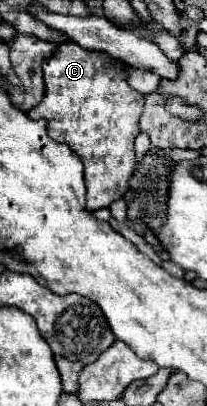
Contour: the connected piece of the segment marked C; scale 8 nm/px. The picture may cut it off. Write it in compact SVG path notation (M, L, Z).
M64 42L58 46L56 54L42 64L44 68L44 84L46 92L38 106L34 106L28 118L38 120L44 118L50 124L50 138L56 142L64 142L76 152L84 164L84 178L86 178L86 210L94 212L98 208L108 208L114 200L120 200L128 190L130 176L134 172L134 138L140 132L138 118L144 106L144 94L132 90L122 74L122 66L114 66L114 58L102 52L88 52L74 42Z

